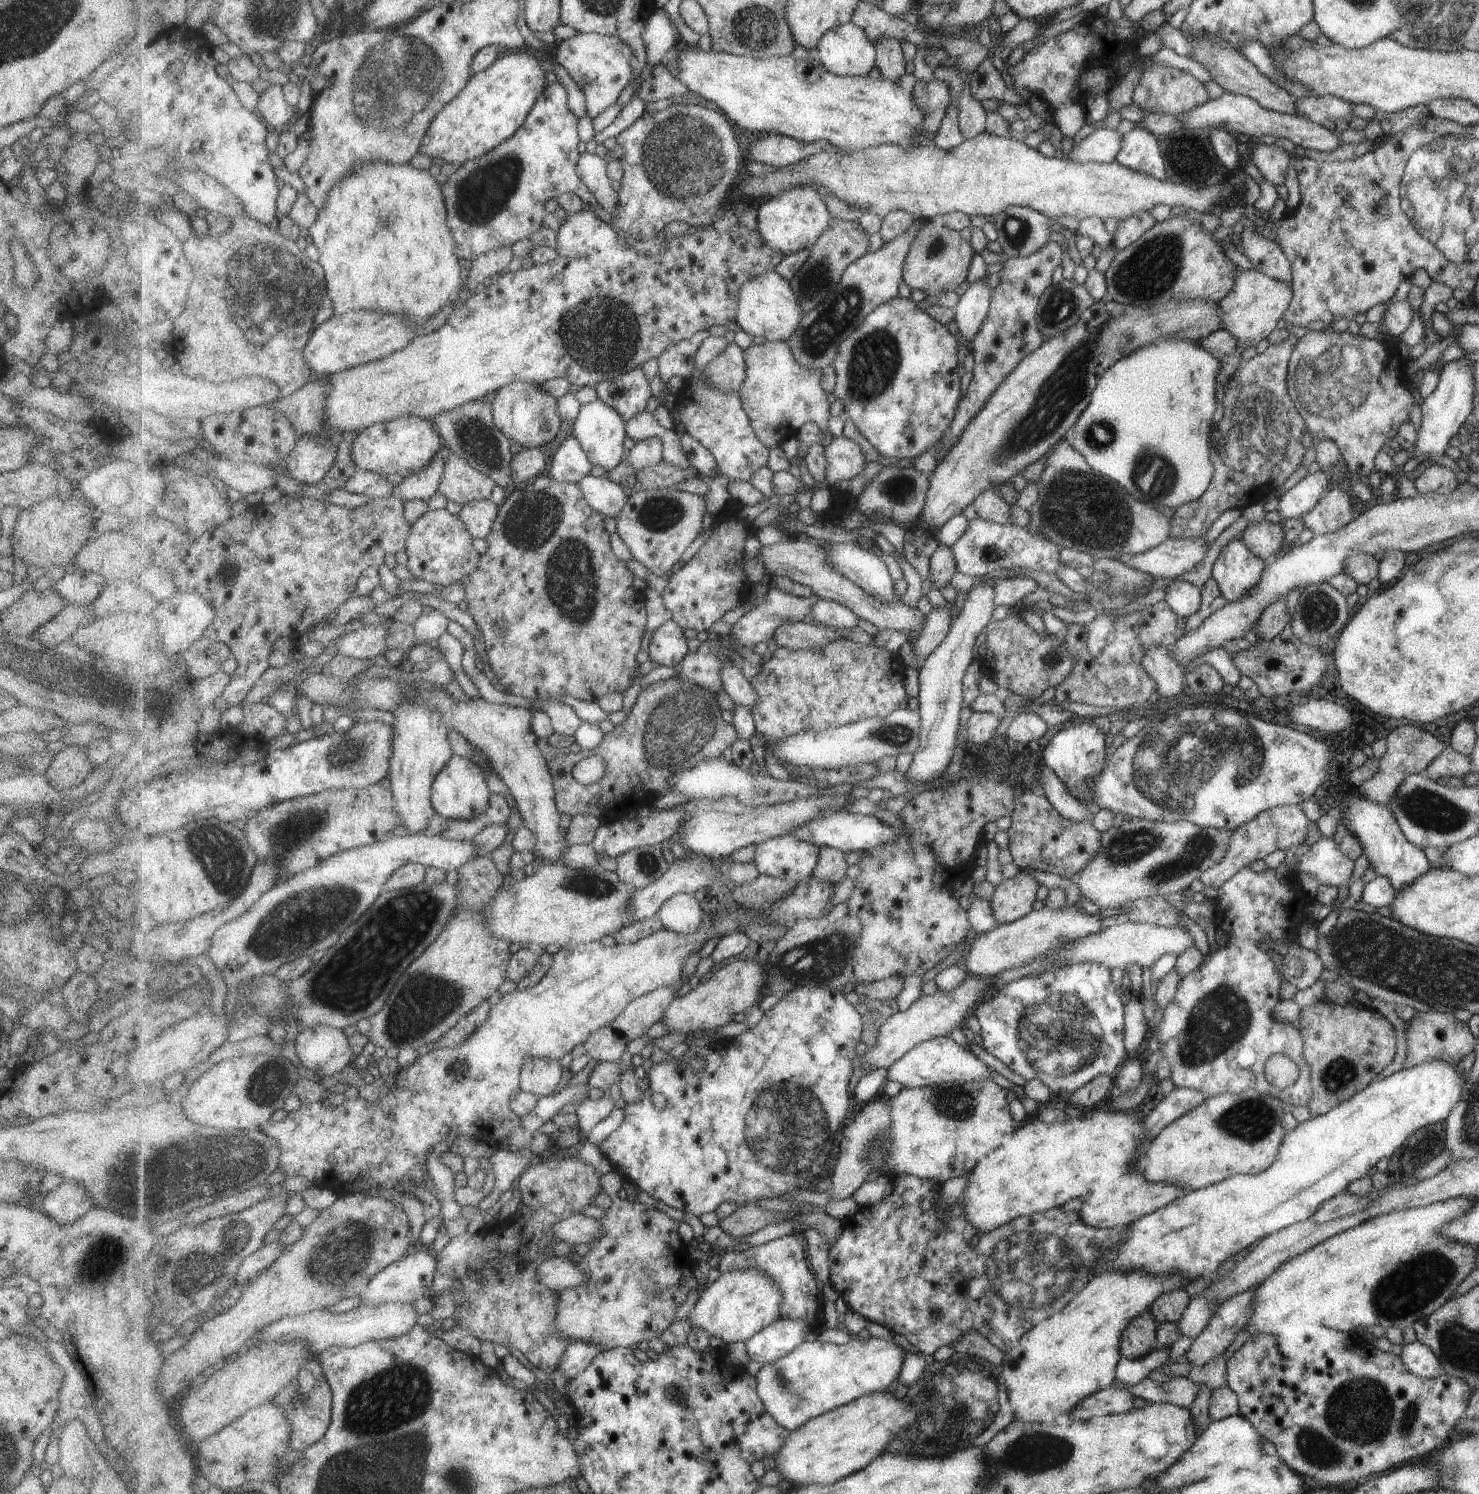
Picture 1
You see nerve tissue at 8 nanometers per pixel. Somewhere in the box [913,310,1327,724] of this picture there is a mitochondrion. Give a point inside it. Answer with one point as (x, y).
(1256, 437)

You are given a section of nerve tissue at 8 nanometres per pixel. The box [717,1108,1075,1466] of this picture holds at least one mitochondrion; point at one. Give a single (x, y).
(964, 1393)

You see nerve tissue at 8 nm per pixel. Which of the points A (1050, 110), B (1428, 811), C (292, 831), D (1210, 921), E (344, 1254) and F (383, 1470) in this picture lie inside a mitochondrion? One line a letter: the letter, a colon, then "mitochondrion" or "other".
A: other
B: mitochondrion
C: mitochondrion
D: other
E: mitochondrion
F: mitochondrion

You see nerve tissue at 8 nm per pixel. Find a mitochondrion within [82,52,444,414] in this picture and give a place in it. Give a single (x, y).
(273, 291)

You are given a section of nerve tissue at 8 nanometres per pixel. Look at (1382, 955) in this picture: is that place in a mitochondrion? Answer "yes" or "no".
yes

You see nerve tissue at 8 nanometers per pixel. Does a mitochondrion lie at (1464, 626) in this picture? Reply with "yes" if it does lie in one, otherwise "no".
no

